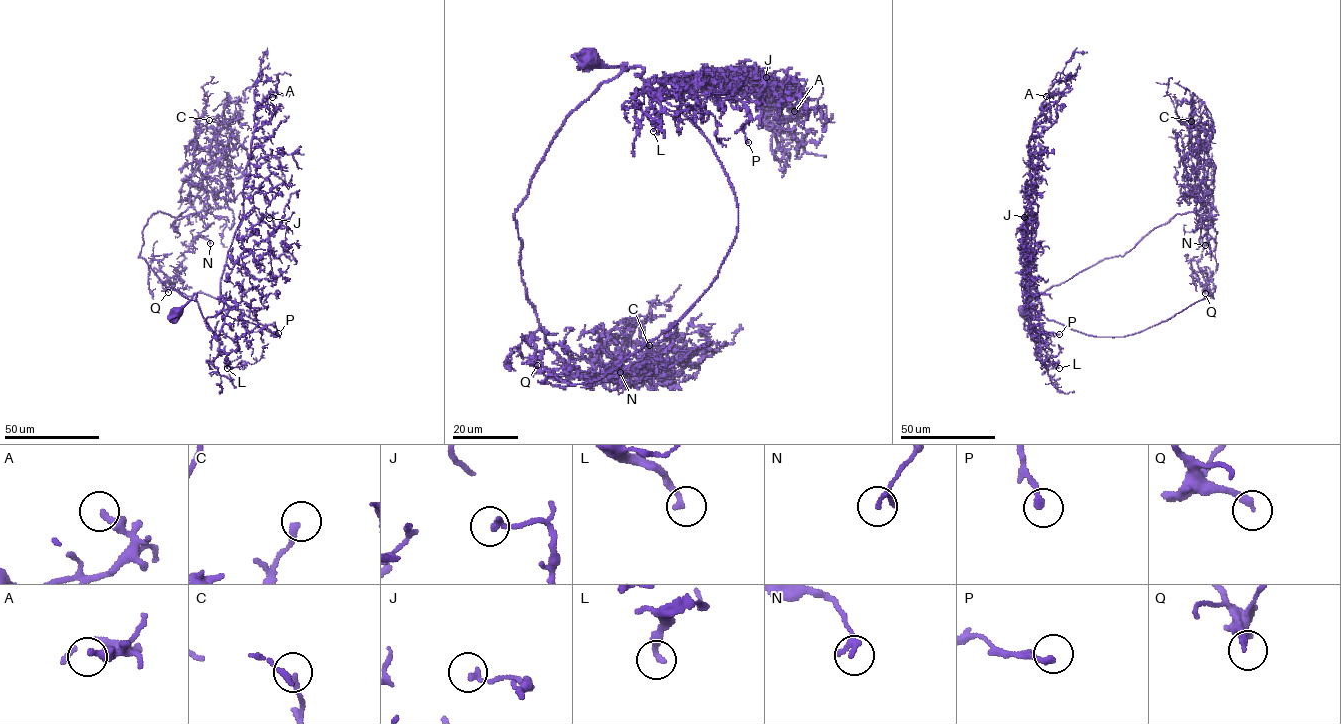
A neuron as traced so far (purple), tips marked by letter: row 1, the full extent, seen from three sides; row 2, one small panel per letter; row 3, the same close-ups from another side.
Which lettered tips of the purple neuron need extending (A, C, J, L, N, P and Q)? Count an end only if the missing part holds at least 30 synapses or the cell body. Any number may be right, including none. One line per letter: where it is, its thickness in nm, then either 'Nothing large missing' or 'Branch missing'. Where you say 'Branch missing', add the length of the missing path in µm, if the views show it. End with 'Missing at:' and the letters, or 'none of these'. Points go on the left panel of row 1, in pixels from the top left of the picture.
A: Place: (272, 97). Thickness 320 nm. Nothing large missing
C: Place: (209, 120). Thickness 220 nm. Nothing large missing
J: Place: (269, 218). Thickness 200 nm. Nothing large missing
L: Place: (227, 368). Thickness 240 nm. Nothing large missing
N: Place: (210, 243). Thickness 150 nm. Nothing large missing
P: Place: (278, 333). Thickness 240 nm. Nothing large missing
Q: Place: (168, 292). Thickness 240 nm. Branch missing. Missing length about 15 µm
Missing at: Q

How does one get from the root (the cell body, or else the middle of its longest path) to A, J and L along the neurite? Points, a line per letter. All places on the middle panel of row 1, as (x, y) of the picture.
A: (590, 62), (640, 66), (663, 98), (667, 77), (710, 93), (750, 78), (774, 113), (794, 111)
J: (590, 62), (640, 66), (637, 75), (663, 98), (667, 77), (735, 67), (741, 78), (776, 81), (766, 77)
L: (590, 62), (640, 66), (637, 75), (663, 98), (664, 82), (675, 77), (648, 83), (660, 90), (653, 131)

